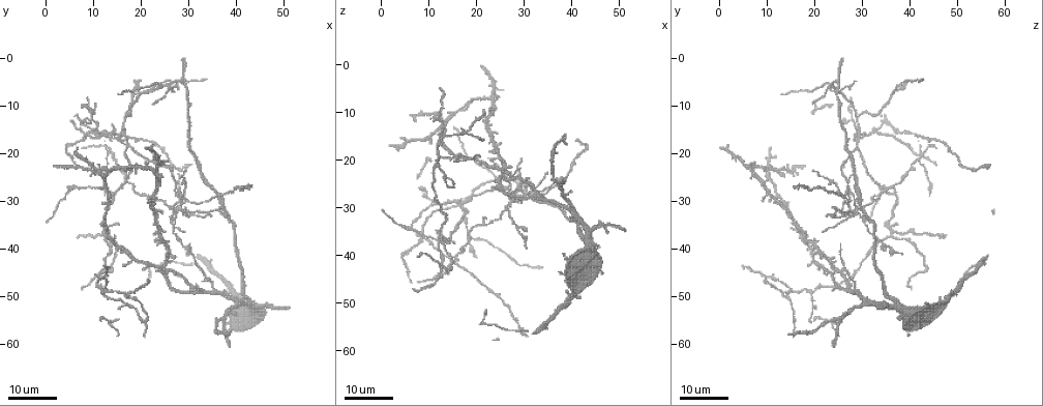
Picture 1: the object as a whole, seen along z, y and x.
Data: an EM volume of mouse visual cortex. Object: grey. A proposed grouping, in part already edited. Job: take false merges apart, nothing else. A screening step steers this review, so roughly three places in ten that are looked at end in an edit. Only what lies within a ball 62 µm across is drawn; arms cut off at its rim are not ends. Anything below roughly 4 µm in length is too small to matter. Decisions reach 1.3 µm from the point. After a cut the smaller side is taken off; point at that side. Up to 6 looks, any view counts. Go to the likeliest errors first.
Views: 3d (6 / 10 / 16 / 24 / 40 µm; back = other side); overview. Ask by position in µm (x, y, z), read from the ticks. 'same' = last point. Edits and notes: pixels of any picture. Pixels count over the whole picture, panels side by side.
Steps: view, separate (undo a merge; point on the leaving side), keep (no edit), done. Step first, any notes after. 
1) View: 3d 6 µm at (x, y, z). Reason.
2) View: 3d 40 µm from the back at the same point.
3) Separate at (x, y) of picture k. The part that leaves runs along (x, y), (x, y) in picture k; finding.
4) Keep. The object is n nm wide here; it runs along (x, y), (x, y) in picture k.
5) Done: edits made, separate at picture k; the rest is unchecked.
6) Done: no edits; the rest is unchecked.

View: 3d 16 µm at (17.5, 50.0, 14.5). Looks like a crossing.

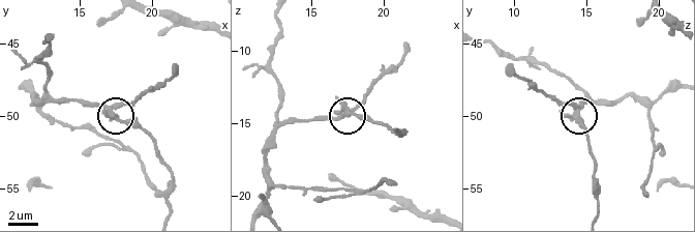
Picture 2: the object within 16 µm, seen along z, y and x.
View: 3d 6 µm at (17.4, 49.6, 14.2).

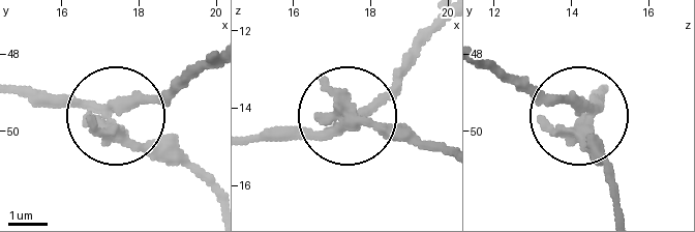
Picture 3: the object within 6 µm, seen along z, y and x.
Keep. 4 arms meet here; it runs along (22, 95), (121, 111), (186, 88) in picture 3; one cell here.

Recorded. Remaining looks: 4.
View: 3d 16 µm at (13.0, 48.5, 15.0). Two arms in line, one across.

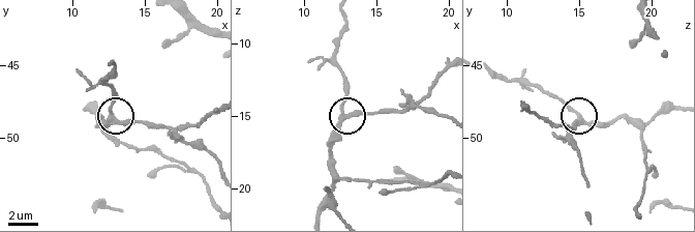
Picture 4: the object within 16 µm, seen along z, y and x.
View: 3d 10 µm at (12.8, 48.4, 15.0). Closer look.

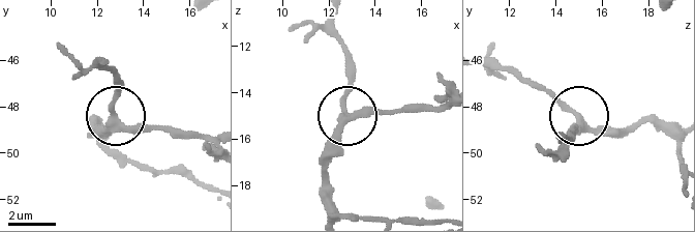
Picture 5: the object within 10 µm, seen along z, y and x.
Keep. It runs along (326, 210), (332, 139), (350, 69) in picture 5; one cell here.

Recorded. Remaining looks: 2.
View: 3d 16 µm at (12.0, 49.5, 19.5). Arms part here.

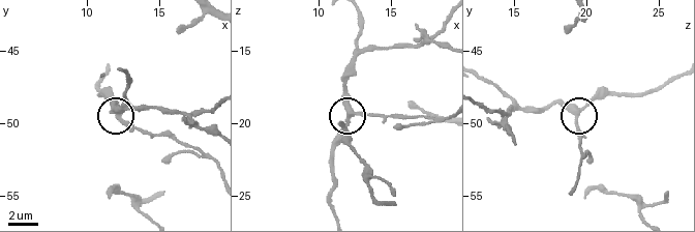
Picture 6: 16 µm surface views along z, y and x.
View: 3d 10 µm at (12.2, 49.4, 19.4).

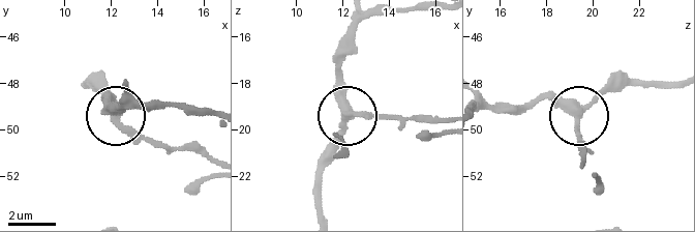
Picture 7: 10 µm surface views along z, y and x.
Keep. 3 arms meet here; it runs along (323, 214), (323, 155), (342, 120), (352, 114), (392, 114) in picture 7; all the same cell.

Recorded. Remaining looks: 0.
Done: no edits; the rest is unchecked.

